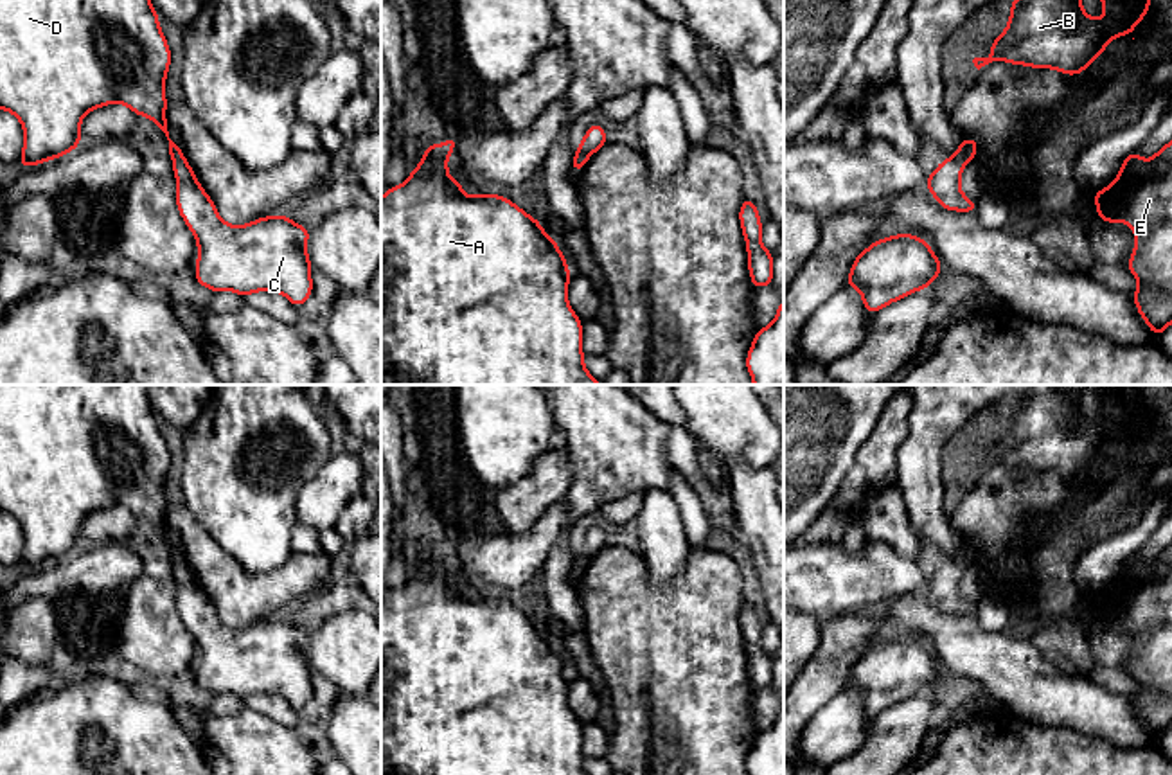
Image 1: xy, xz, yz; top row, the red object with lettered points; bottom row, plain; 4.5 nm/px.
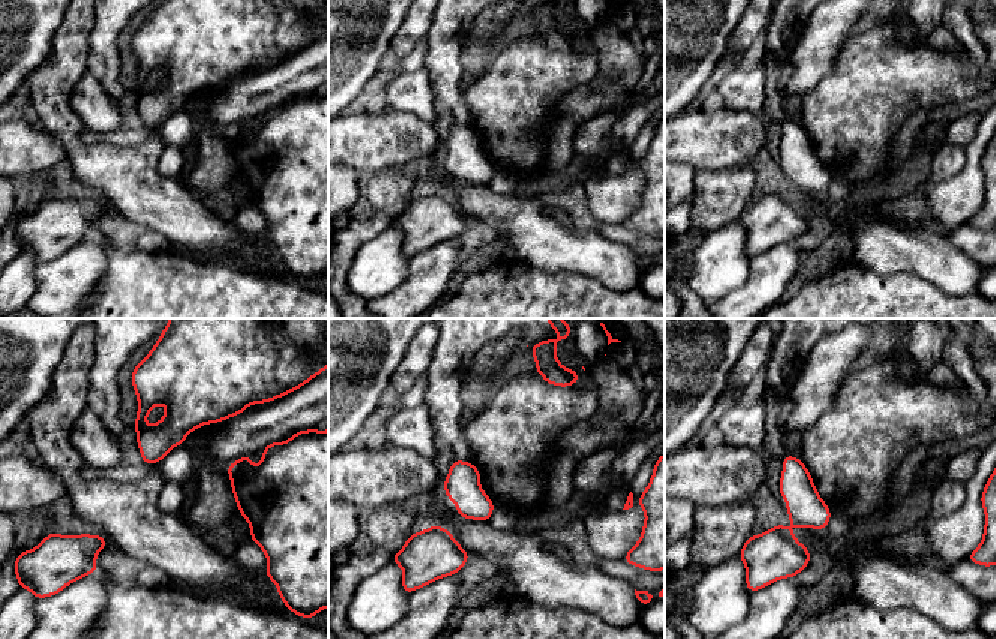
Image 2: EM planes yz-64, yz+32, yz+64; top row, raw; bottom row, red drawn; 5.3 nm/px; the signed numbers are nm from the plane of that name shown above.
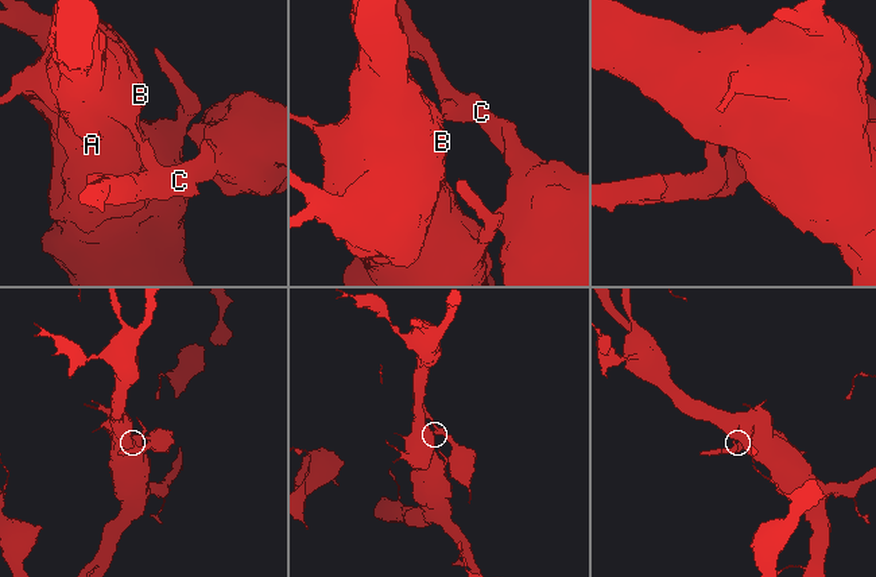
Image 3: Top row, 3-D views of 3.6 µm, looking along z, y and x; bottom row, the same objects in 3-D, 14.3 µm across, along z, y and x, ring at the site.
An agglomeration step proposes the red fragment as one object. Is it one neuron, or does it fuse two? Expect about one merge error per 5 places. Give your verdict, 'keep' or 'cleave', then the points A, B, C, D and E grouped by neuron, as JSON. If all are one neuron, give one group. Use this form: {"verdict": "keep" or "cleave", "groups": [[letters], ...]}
{"verdict": "cleave", "groups": [["A", "B", "D", "E"], ["C"]]}

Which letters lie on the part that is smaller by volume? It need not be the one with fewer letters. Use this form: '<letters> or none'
C

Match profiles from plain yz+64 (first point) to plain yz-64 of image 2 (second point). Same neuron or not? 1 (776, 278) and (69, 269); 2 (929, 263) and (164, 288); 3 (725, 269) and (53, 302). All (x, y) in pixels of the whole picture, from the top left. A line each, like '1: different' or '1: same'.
1: same
2: different
3: different

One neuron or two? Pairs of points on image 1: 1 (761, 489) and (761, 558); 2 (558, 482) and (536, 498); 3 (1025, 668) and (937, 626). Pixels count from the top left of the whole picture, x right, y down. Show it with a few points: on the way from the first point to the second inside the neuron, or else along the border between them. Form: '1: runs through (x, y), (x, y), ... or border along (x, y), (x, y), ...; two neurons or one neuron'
1: runs through (761, 506), (761, 542); one neuron
2: runs through (552, 482), (541, 493); one neuron
3: runs through (1003, 666), (958, 644); one neuron

